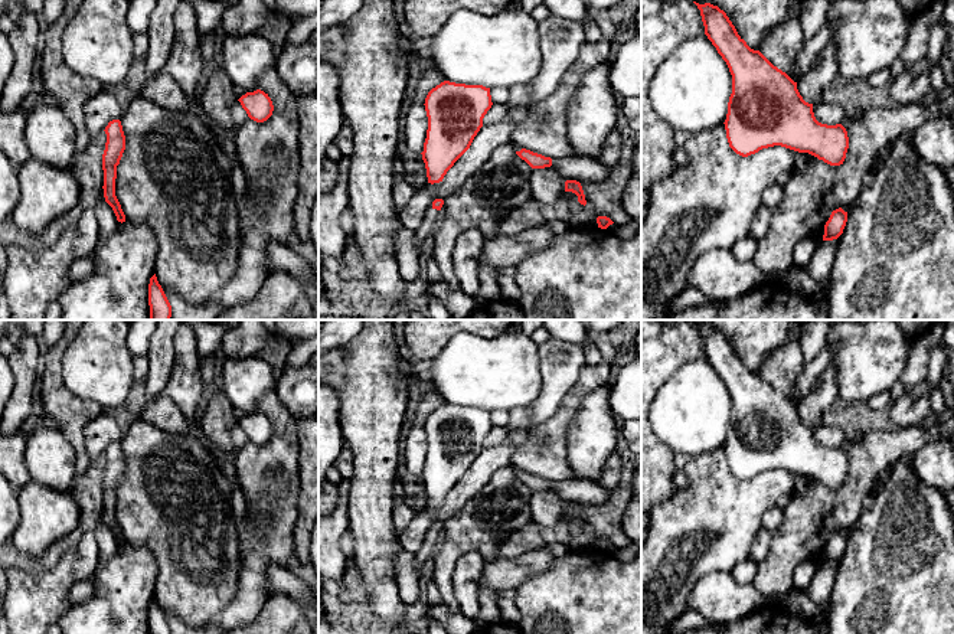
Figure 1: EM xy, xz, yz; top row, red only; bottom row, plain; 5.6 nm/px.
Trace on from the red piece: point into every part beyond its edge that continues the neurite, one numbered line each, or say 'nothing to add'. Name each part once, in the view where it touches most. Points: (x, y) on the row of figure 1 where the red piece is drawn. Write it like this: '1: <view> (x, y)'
1: xz (422, 235)

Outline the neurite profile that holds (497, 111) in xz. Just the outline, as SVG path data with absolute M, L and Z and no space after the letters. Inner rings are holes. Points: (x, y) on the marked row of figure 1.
M493 104L491 108L483 118L483 125L491 125L501 121L507 114L507 107L504 104Z

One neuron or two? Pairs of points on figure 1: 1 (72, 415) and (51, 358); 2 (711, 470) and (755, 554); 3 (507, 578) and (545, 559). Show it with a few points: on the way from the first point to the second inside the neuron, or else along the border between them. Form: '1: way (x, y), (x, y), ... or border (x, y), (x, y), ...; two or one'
1: way (58, 401), (54, 392), (54, 372); one
2: border (761, 526), (748, 556); two
3: way (516, 569), (536, 562); one

